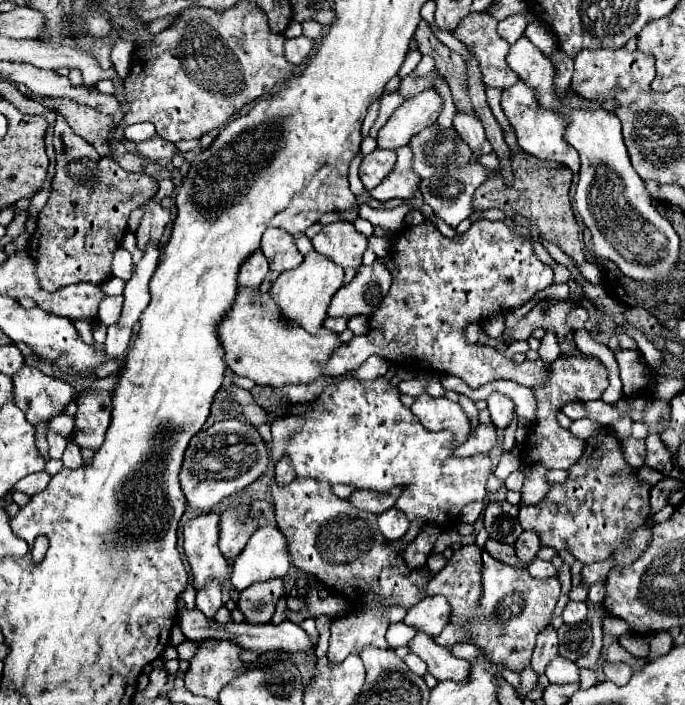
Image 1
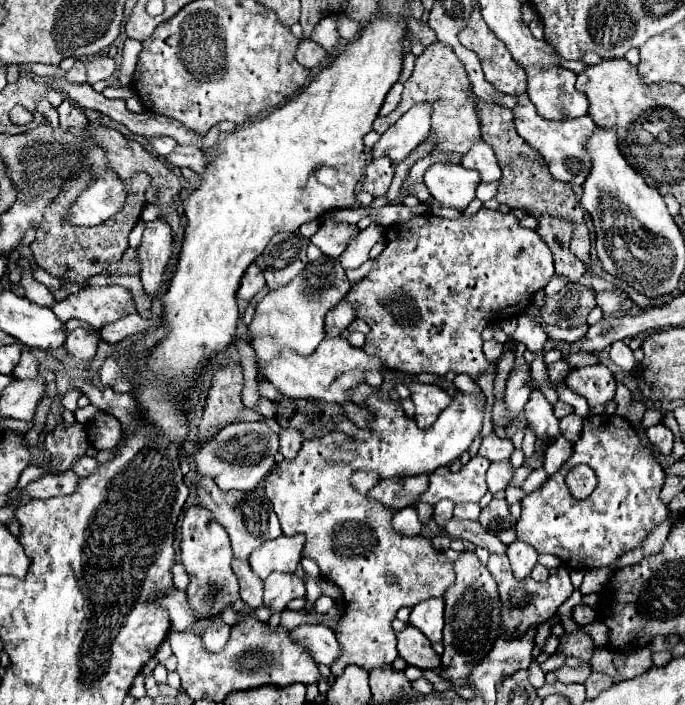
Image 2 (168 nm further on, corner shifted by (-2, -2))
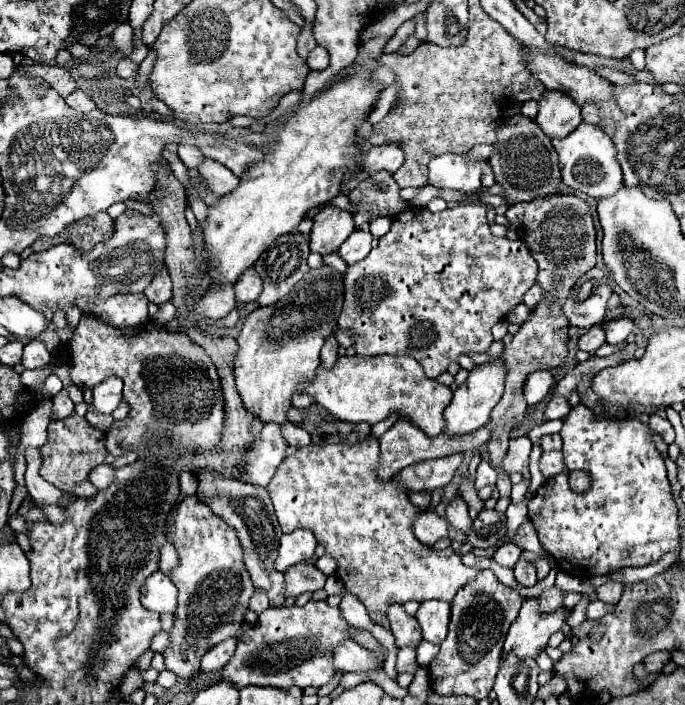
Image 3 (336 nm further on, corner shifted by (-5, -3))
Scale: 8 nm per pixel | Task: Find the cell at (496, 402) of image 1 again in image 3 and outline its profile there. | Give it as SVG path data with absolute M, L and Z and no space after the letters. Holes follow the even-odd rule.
M537 371L537 373L531 373L525 381L525 399L529 405L535 405L535 403L541 403L545 399L545 395L549 393L551 385L555 383L551 371Z

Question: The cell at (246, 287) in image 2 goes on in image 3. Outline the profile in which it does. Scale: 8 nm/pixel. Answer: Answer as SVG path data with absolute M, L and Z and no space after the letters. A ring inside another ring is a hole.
M247 269L235 283L235 297L241 303L249 303L249 301L257 301L257 297L261 295L261 279L255 273L255 269Z

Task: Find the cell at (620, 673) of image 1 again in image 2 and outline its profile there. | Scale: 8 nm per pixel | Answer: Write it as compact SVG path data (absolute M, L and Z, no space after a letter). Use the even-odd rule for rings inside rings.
M640 648L628 654L628 660L624 668L618 668L618 674L622 680L626 680L626 678L636 678L650 668L652 668L652 652L650 648Z

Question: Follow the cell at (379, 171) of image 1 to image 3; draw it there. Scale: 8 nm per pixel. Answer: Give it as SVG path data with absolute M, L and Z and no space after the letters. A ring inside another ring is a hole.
M379 171L373 177L363 179L349 193L349 201L353 205L353 213L369 211L375 217L397 215L409 207L409 203L401 199L399 185L395 185L393 175L387 171Z

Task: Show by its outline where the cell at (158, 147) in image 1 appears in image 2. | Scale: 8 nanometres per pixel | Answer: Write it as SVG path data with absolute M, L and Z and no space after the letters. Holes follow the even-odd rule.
M180 144L176 148L176 152L172 152L172 156L168 156L166 160L172 166L178 166L178 168L186 166L186 168L198 172L198 174L204 174L206 172L206 164L208 164L204 152L200 148L196 148L196 146L192 146L192 144L184 144L184 146Z

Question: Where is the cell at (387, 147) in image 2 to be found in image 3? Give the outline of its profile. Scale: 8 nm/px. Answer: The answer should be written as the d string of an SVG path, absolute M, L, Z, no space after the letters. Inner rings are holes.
M381 145L381 147L371 147L363 155L363 171L367 175L373 175L377 171L389 171L395 173L403 165L403 151L397 145Z

